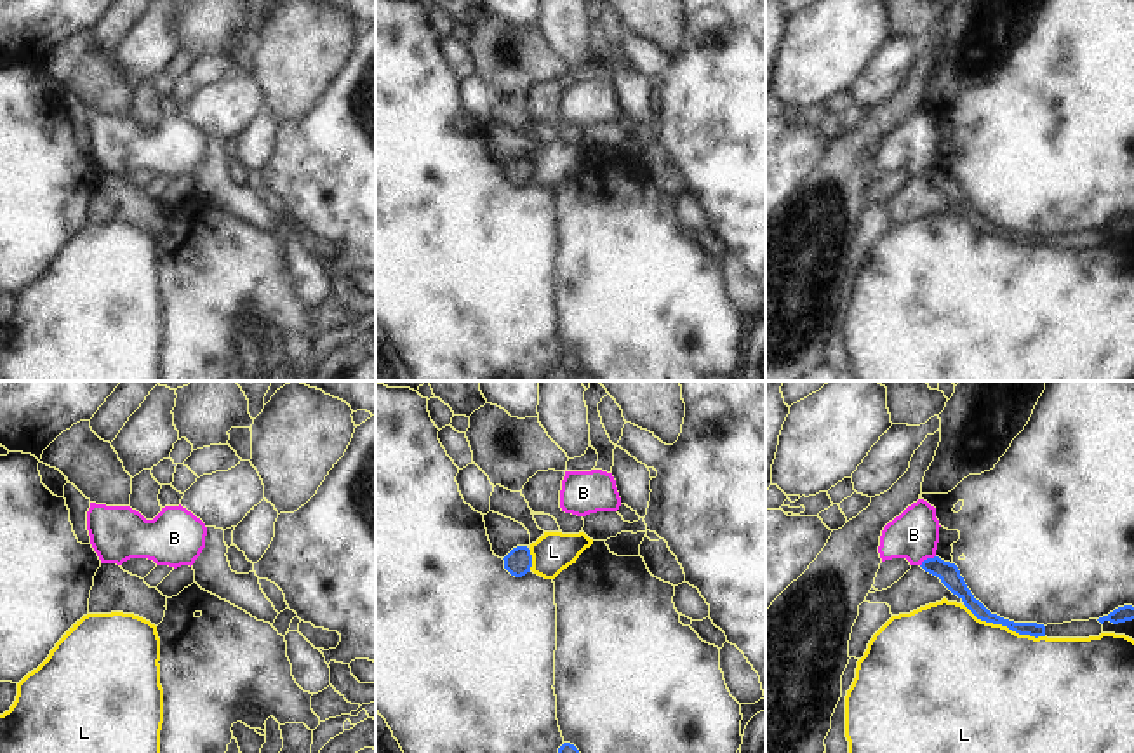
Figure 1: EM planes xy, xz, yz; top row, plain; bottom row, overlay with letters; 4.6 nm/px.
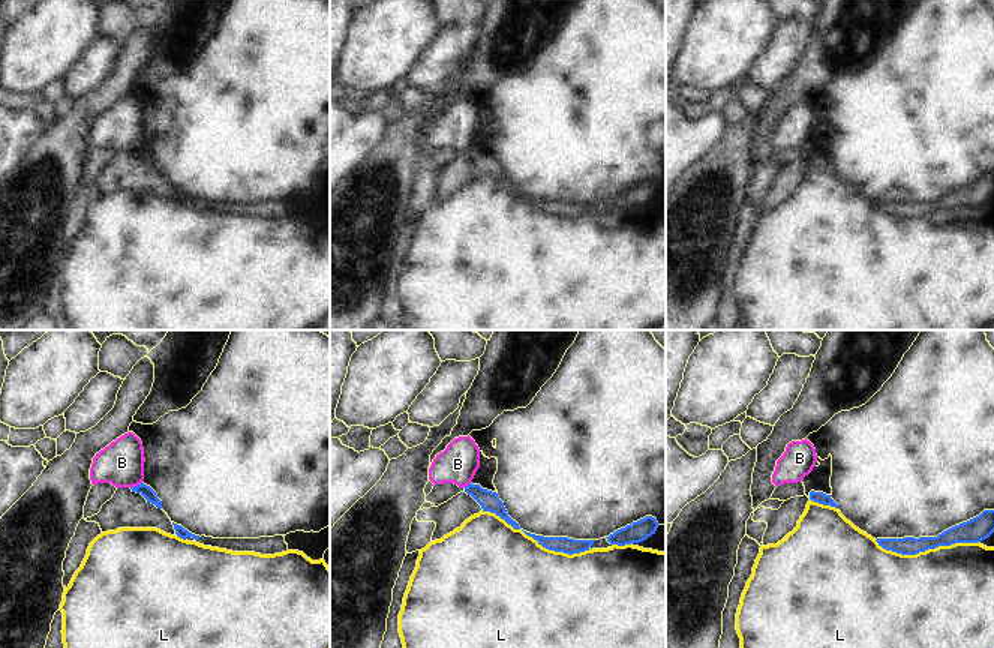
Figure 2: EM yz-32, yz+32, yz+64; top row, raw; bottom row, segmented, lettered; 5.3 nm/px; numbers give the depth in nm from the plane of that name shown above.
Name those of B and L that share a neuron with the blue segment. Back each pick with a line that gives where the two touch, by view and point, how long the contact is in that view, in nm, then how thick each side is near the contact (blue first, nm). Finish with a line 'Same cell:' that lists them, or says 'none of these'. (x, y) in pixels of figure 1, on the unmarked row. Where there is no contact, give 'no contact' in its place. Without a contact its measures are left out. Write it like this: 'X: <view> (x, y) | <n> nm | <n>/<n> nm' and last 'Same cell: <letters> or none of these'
Same cell: none of these

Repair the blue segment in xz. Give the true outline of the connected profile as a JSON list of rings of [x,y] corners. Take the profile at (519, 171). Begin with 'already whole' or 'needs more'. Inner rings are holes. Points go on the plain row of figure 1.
already whole; [[[527,157],[513,158],[503,170],[504,170],[504,179],[515,188],[522,188],[527,183],[530,183],[532,165]]]

